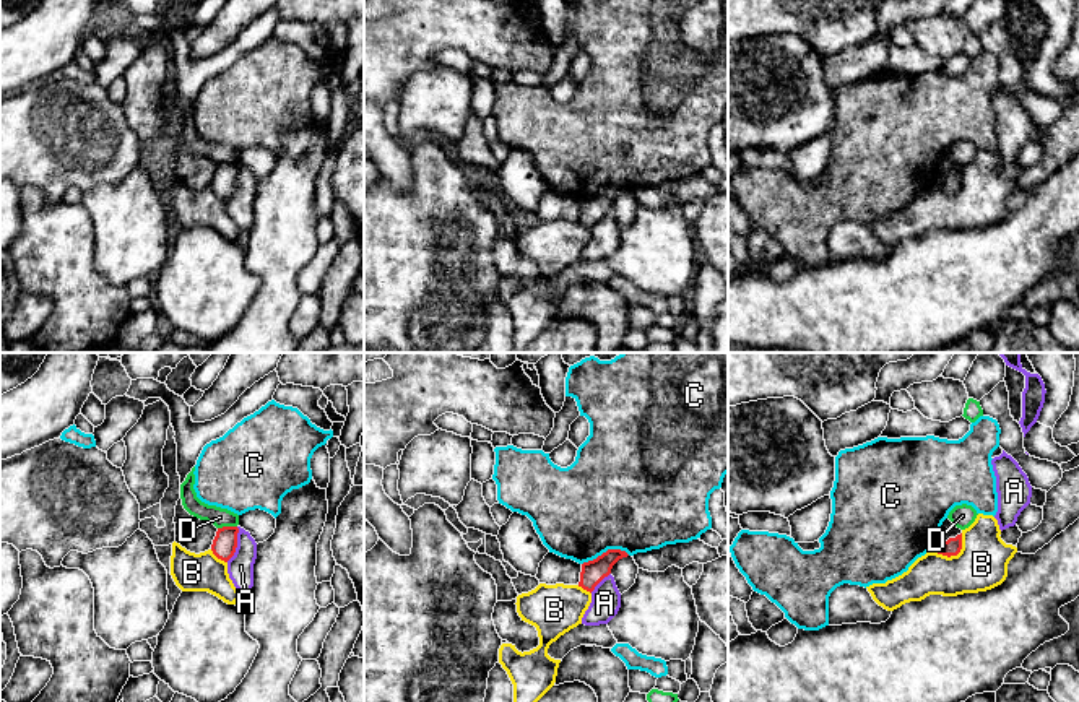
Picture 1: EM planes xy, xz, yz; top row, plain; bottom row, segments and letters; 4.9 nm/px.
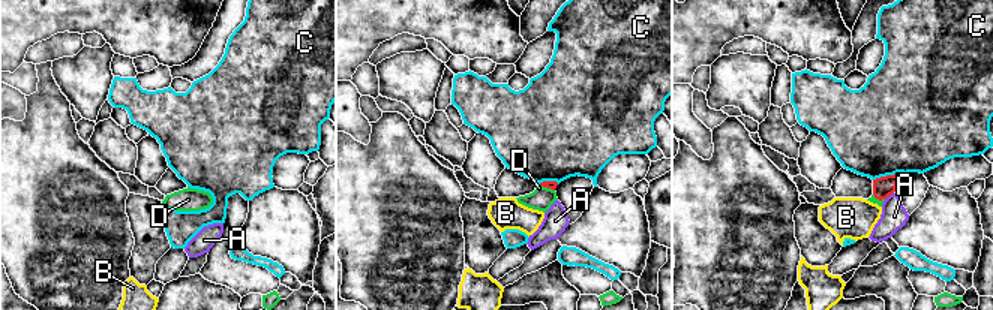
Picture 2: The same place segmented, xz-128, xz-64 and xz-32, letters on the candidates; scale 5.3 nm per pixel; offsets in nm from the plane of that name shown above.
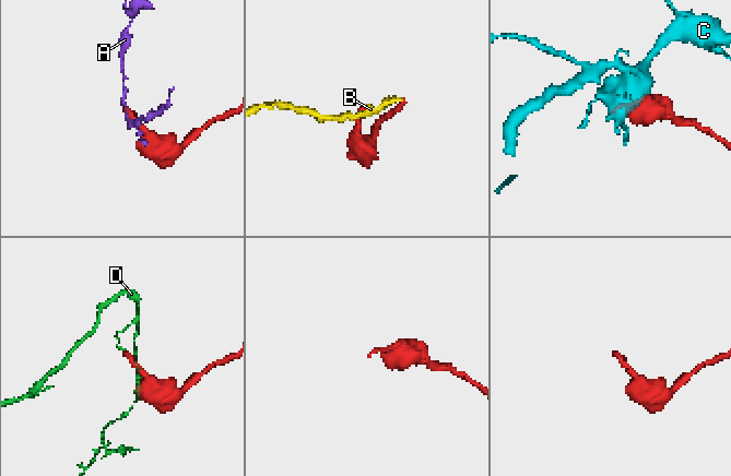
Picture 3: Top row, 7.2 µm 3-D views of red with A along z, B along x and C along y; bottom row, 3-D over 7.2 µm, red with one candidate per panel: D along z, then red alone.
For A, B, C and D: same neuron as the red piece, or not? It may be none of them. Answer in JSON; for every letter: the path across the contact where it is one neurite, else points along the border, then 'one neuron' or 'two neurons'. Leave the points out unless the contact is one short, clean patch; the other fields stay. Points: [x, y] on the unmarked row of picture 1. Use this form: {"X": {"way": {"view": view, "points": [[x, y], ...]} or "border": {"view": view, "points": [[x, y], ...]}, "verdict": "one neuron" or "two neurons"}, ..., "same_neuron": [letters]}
{"A": {"verdict": "two neurons"}, "B": {"border": {"view": "yz", "points": [[962, 169], [962, 184], [956, 190], [943, 192], [933, 187]]}, "verdict": "two neurons"}, "C": {"verdict": "two neurons"}, "D": {"border": {"view": "xy", "points": [[236, 161], [218, 164]]}, "verdict": "two neurons"}, "same_neuron": []}

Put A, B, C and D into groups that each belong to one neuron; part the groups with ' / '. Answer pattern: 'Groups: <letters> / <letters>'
Groups: A / B / C / D

